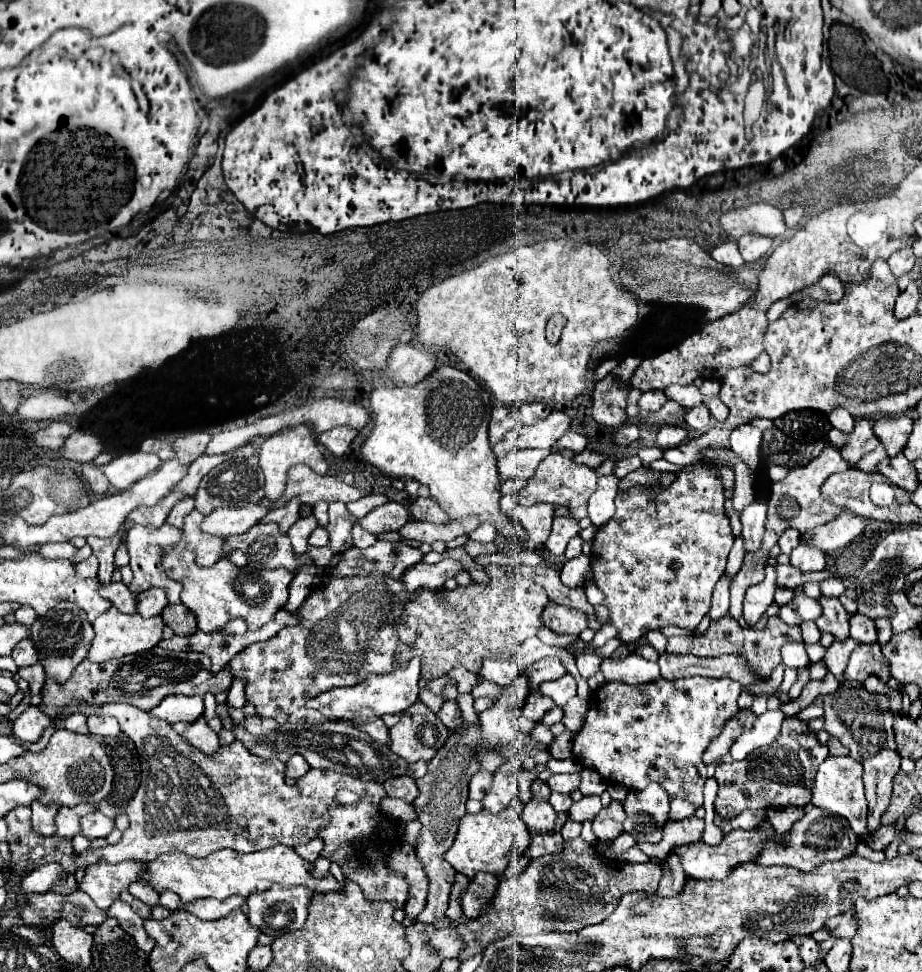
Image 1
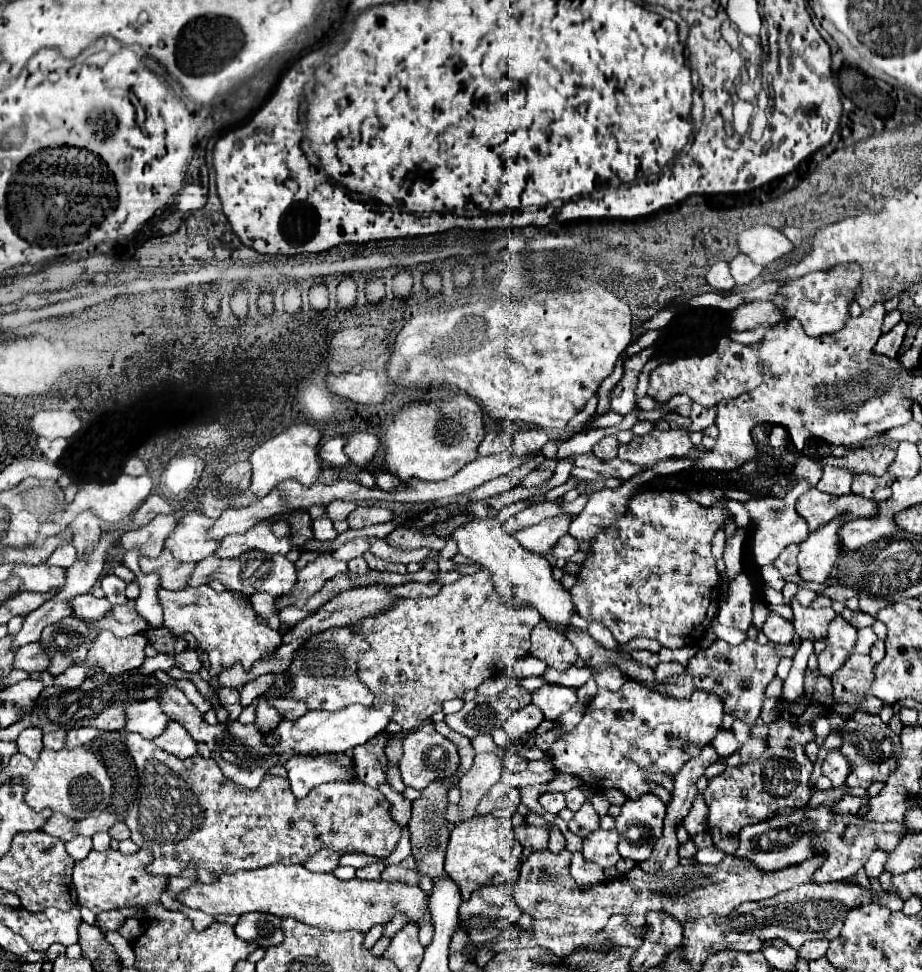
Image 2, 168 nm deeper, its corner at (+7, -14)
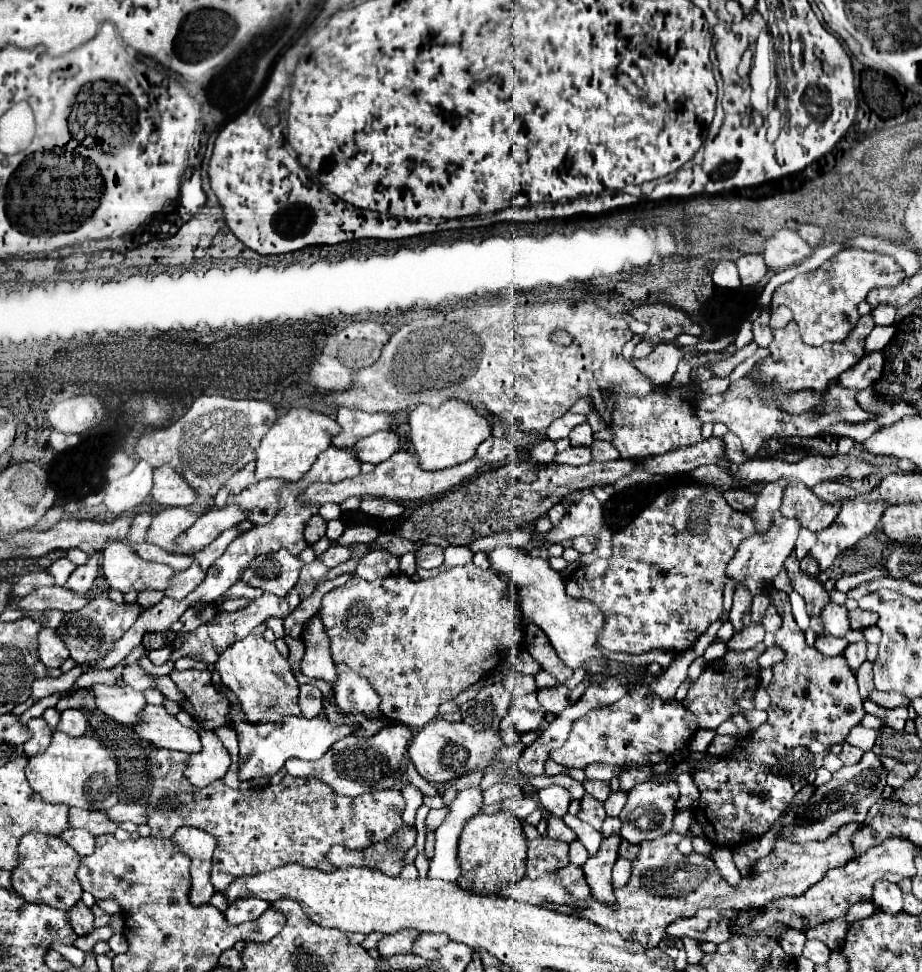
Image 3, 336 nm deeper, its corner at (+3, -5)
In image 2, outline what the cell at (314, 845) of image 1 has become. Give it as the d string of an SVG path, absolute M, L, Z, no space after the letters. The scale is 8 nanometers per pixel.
M320 850L318 854L314 854L314 858L310 858L310 862L306 862L304 866L310 872L332 872L338 866L340 854L330 852L330 850Z

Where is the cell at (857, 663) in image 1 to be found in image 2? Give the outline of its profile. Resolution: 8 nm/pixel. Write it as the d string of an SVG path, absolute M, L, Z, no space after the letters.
M852 654L838 674L832 674L834 680L834 698L836 702L848 702L858 706L864 700L864 694L874 680L874 660L870 656Z

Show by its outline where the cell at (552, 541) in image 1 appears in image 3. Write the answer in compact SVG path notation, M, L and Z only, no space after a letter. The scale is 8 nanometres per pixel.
M582 535L582 537L574 537L572 539L572 549L576 549L578 553L590 553L594 549L594 545L596 545L594 537Z

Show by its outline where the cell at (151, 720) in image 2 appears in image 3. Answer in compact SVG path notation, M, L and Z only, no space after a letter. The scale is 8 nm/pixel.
M94 685L96 705L102 713L116 719L122 725L136 725L142 721L142 709L146 707L144 693L132 689L130 685Z

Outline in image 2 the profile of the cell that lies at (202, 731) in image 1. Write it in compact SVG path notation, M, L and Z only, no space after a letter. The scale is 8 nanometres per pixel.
M168 722L166 730L160 736L156 736L152 742L164 752L174 754L182 760L196 754L196 740L186 732L184 726L178 726L178 722Z

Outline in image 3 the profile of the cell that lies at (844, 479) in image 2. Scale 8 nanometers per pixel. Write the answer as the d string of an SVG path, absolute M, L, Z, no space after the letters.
M820 481L812 491L826 503L838 503L854 497L852 487L848 487L844 481Z

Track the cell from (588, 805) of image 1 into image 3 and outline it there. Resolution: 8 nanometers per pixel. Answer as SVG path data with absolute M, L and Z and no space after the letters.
M588 793L582 797L580 801L580 811L578 811L578 817L586 823L590 823L596 831L602 829L602 821L606 819L606 811L604 811L604 805L600 801L594 801L594 797L590 797Z

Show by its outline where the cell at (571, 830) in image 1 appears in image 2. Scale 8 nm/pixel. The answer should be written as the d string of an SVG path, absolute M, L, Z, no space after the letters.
M550 826L550 838L548 838L548 850L550 852L554 852L554 854L558 854L558 852L562 852L564 850L564 844L566 844L566 840L564 840L564 834L556 828L556 826Z

